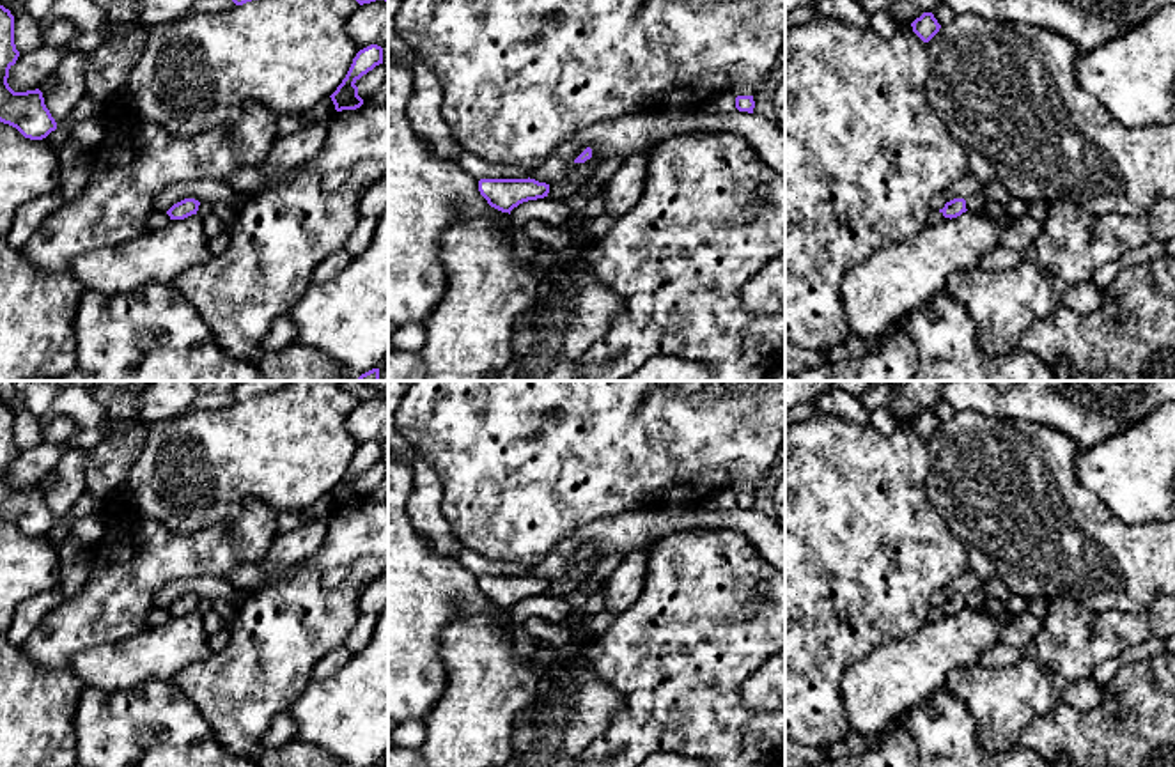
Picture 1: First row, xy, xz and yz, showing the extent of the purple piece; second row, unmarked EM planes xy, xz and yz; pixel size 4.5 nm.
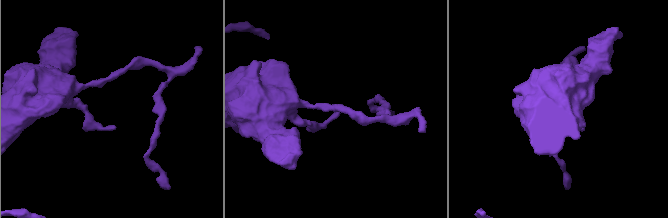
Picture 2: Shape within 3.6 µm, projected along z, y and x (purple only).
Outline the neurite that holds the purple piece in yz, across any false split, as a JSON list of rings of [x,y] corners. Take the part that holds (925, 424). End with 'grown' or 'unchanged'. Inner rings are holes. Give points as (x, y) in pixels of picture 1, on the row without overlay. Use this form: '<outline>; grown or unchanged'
[[[923,409],[920,414],[916,414],[913,420],[913,429],[923,438],[929,439],[941,425],[938,416],[932,409]]]; unchanged

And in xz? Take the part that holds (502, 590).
[[[480,576],[479,588],[487,600],[502,609],[509,609],[523,599],[544,595],[549,581],[535,576]]]; unchanged

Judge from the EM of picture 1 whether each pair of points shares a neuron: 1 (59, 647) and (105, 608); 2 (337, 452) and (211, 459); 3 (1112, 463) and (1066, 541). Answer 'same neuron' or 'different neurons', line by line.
1: same neuron
2: same neuron
3: different neurons

